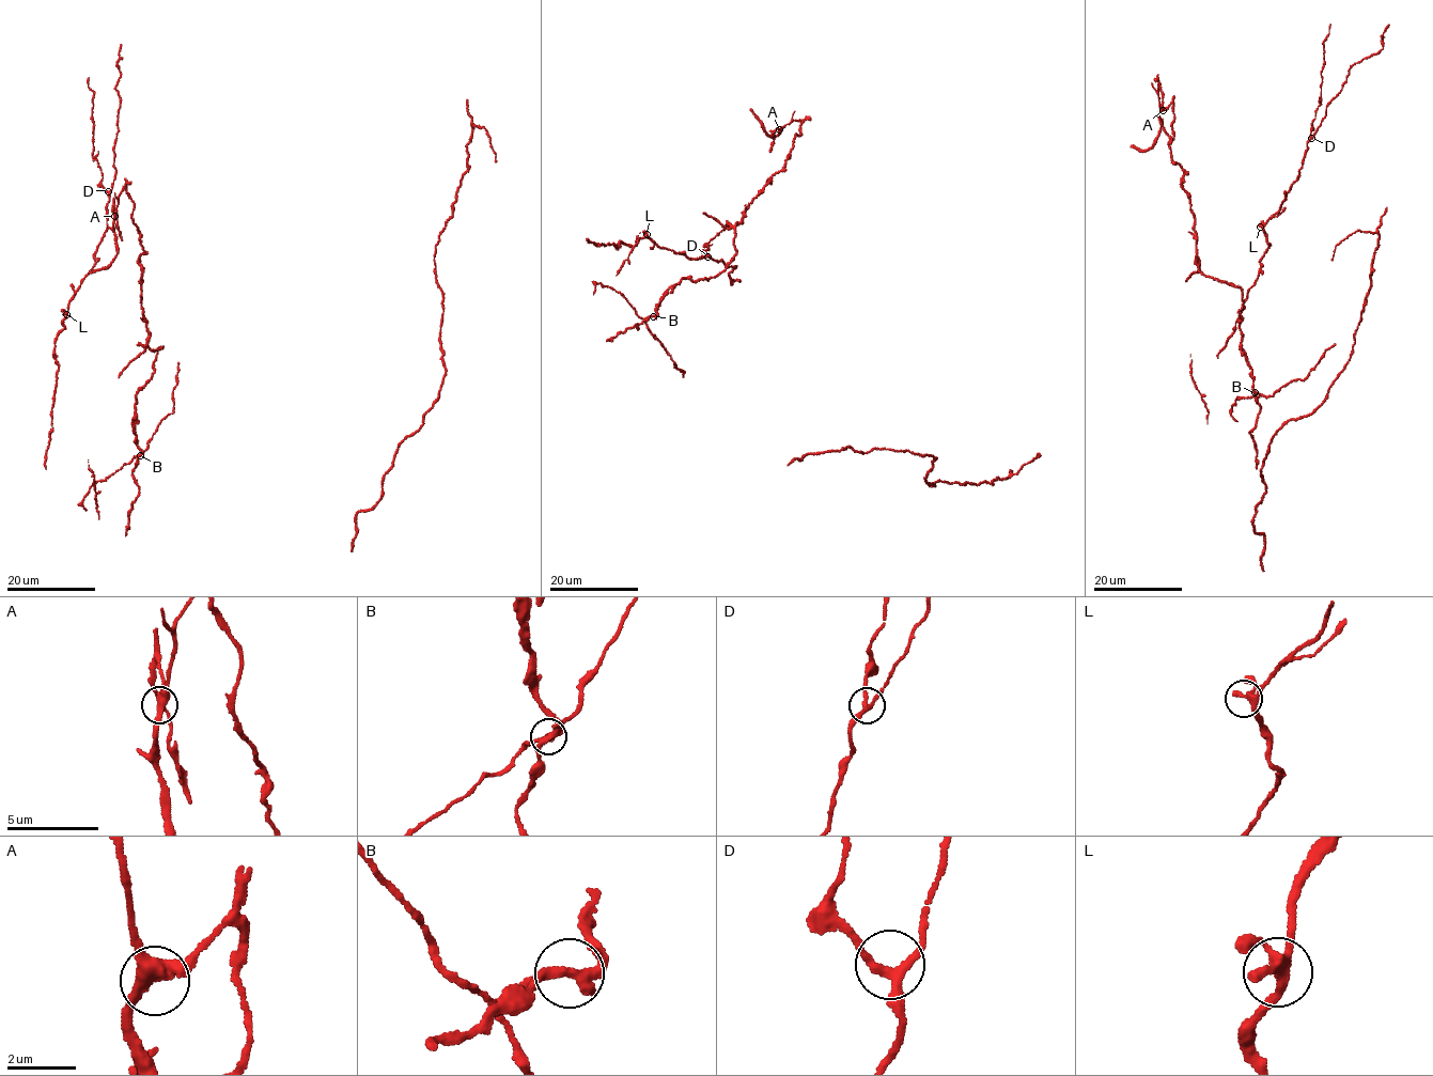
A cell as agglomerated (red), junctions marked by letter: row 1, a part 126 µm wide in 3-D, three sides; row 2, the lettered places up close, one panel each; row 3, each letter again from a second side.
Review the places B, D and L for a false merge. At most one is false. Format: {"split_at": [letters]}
{"split_at": ["B"]}

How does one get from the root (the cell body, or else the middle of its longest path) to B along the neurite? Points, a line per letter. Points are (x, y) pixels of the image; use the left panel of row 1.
B: (171, 414), (161, 420), (146, 449), (135, 456), (140, 454)

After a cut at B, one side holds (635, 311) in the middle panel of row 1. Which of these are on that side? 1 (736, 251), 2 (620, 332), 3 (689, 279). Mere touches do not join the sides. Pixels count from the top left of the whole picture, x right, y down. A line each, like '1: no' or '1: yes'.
1: no
2: no
3: no

